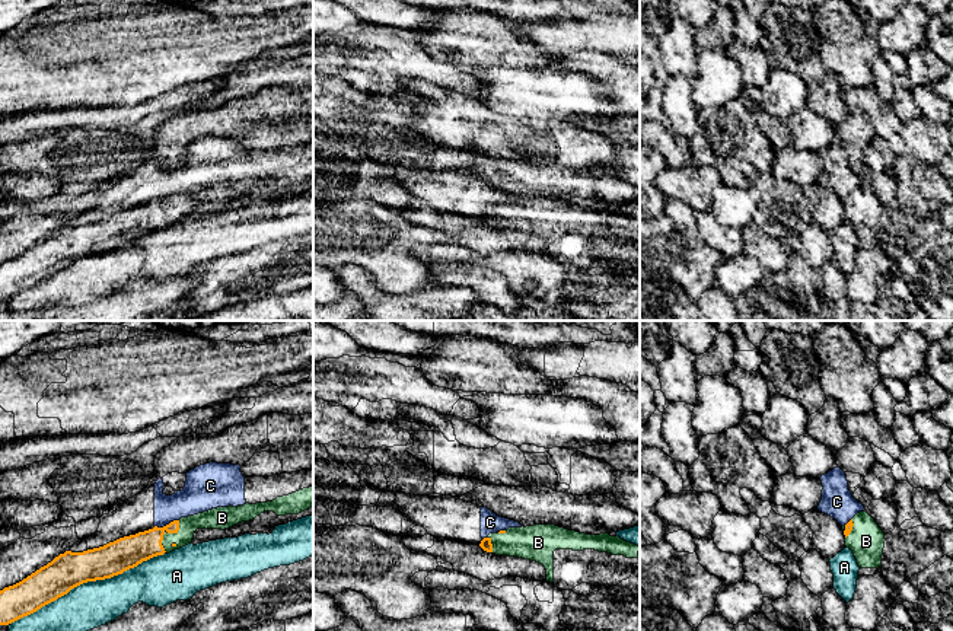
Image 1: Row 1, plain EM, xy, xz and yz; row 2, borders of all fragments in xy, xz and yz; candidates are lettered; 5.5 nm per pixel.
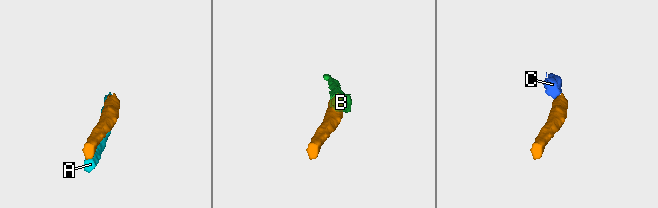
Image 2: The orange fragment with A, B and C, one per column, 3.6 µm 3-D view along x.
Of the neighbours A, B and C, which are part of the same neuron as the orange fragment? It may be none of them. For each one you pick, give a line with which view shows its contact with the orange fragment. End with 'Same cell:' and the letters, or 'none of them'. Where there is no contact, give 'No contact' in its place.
B: Touches orange in xy
Same cell: B

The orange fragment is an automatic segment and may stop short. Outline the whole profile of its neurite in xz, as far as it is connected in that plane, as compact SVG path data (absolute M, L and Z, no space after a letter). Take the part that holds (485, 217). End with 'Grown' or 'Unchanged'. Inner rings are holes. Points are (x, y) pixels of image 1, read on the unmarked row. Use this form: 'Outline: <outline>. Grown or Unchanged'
Outline: M533 198L509 201L484 211L479 220L495 229L519 230L542 238L546 243L546 255L554 255L555 223L595 223L612 229L637 232L640 220L611 210L609 207L586 208L555 198Z. Grown

